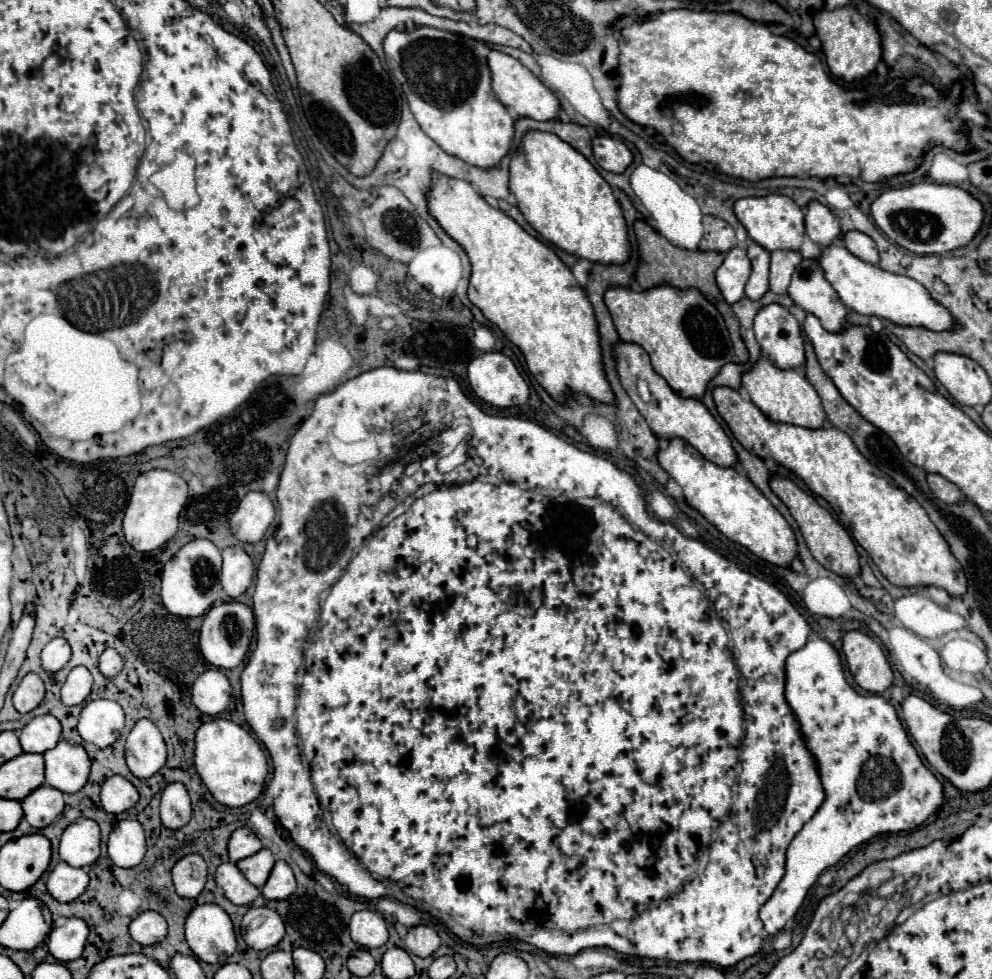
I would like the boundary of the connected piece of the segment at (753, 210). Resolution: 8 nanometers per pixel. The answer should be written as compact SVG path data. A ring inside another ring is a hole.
M766 195L766 197L744 197L734 203L734 213L738 221L746 227L750 239L762 245L766 251L794 249L798 251L804 239L804 213L786 195Z

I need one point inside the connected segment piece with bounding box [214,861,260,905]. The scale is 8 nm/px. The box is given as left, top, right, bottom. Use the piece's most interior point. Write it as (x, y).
(237, 889)

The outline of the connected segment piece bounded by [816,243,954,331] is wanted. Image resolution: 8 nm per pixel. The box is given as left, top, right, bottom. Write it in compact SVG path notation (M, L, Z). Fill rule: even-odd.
M832 243L824 247L816 261L826 273L828 283L840 295L842 303L860 315L876 315L900 325L920 325L928 327L930 331L944 331L954 327L952 315L944 307L940 307L918 281L884 271L878 265L866 263L852 255L842 243Z

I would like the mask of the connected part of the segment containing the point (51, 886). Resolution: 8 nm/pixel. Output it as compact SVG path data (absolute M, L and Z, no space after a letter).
M60 861L48 875L46 881L48 893L60 901L60 903L70 903L78 899L86 887L88 887L88 875L84 869L76 869L64 861Z

